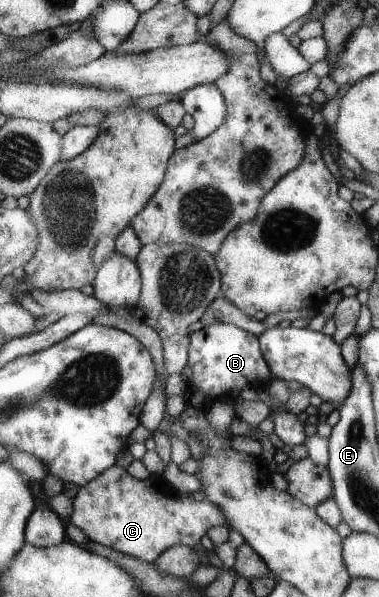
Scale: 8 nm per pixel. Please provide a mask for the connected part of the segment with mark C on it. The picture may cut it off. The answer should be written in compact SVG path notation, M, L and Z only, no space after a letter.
M111 466L88 484L79 487L71 502L73 510L69 523L78 527L89 539L88 541L149 564L173 545L194 547L206 531L218 525L227 527L227 522L217 505L204 500L192 501L188 499L187 494L176 493L161 474L148 474L146 479L138 481L127 470L118 466Z

